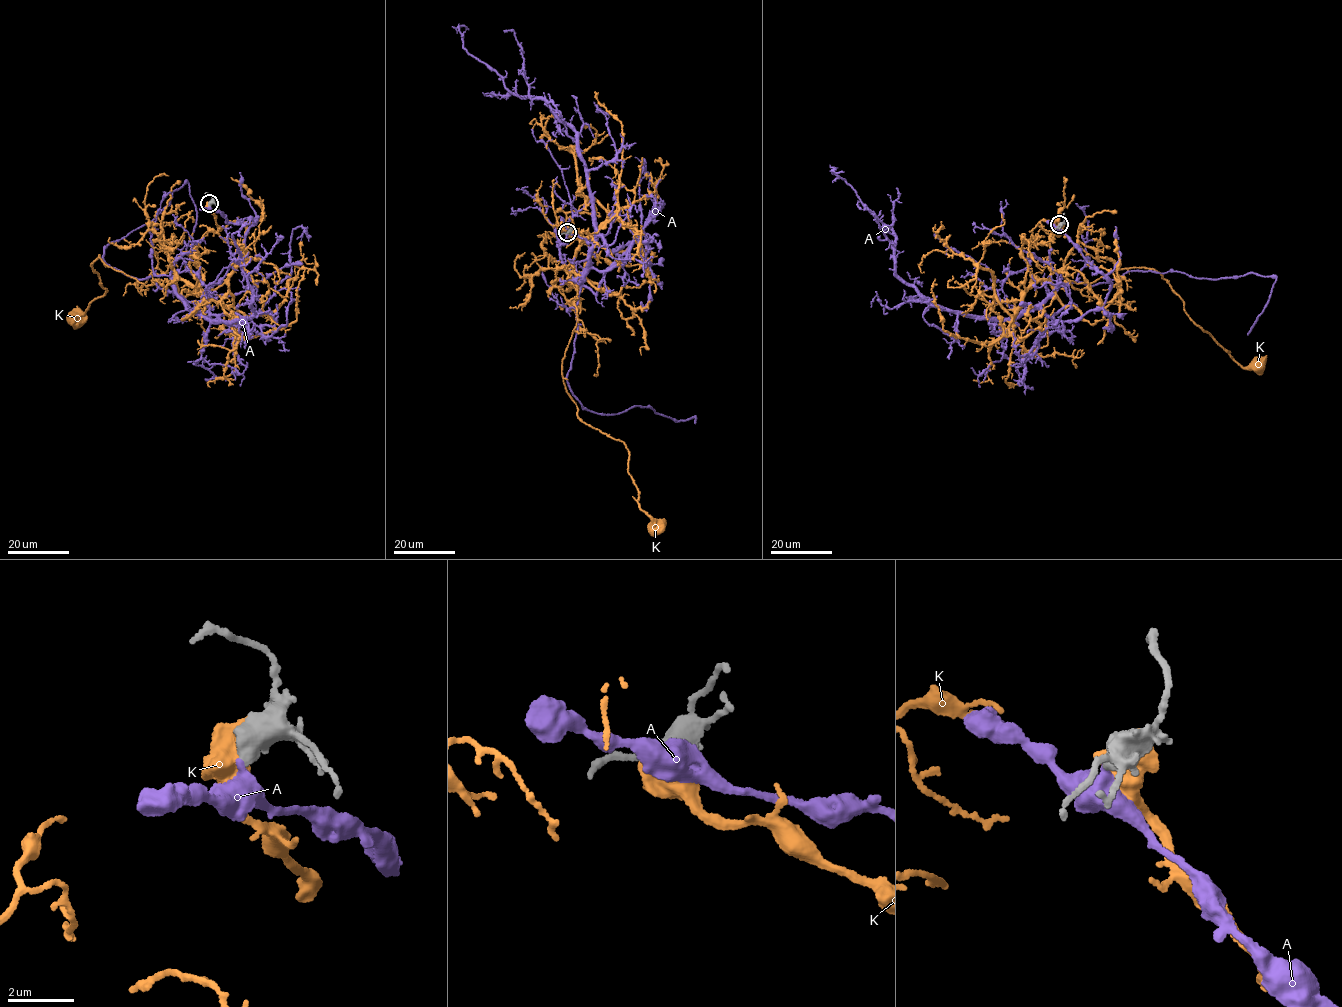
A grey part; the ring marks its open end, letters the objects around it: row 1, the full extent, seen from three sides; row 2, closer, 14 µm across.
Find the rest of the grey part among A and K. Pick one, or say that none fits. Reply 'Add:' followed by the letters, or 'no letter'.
Add: no letter

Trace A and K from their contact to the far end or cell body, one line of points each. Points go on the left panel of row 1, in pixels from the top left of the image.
A: (209, 204), (257, 219), (252, 287), (188, 301), (172, 280), (219, 323), (254, 311), (232, 235), (251, 219)
K: (209, 204), (221, 228), (246, 226), (216, 288), (180, 295), (98, 255), (106, 291), (73, 316)

